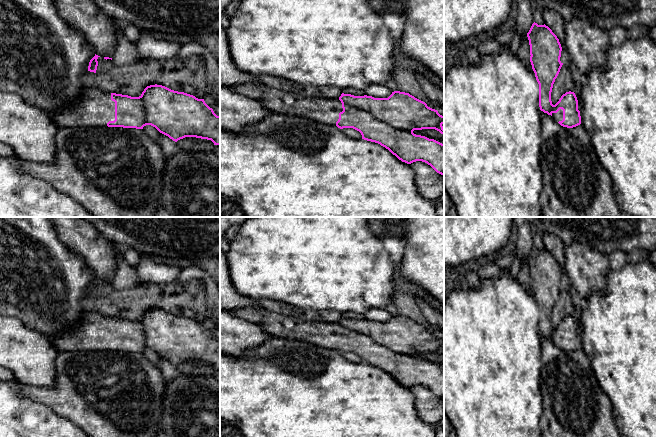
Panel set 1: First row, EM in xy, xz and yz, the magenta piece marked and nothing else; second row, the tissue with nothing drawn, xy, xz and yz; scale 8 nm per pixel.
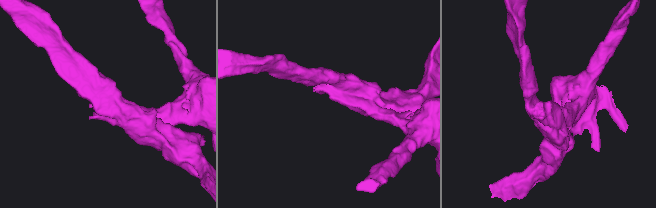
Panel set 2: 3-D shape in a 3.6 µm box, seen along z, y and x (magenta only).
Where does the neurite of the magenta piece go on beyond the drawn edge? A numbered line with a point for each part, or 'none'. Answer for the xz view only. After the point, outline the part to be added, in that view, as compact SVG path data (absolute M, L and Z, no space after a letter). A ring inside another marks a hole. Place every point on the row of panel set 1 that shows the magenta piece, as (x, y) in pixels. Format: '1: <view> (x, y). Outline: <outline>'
1: xz (326, 111). Outline: M260 79L257 82L244 83L229 89L258 101L271 112L309 118L332 126L336 126L339 113L343 111L340 100L290 96L286 92L263 84Z

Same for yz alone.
1: yz (558, 116). Outline: M560 109L557 113L552 113L552 117L556 122L563 120L563 110Z

